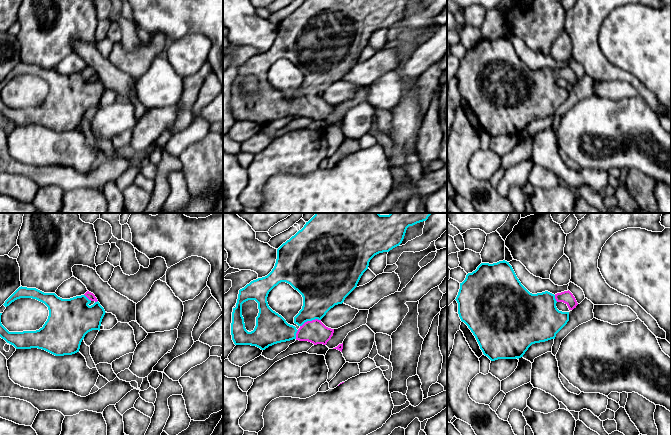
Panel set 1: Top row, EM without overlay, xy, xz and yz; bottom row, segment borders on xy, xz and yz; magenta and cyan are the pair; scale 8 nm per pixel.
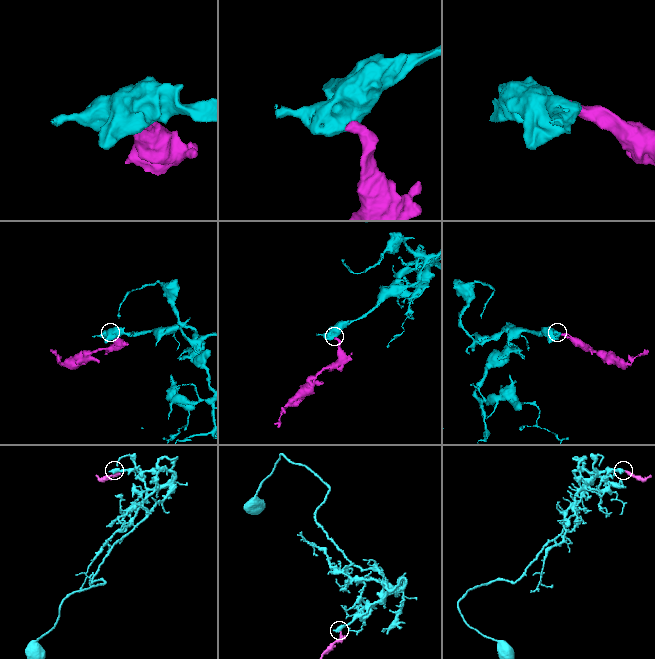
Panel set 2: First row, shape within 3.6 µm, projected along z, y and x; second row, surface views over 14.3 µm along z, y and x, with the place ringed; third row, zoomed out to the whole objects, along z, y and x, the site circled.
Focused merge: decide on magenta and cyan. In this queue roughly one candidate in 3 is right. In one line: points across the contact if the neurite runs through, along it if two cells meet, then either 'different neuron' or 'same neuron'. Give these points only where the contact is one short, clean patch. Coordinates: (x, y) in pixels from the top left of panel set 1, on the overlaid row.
way xz (314, 331), (311, 328), (310, 321), (310, 315), (321, 292); same neuron

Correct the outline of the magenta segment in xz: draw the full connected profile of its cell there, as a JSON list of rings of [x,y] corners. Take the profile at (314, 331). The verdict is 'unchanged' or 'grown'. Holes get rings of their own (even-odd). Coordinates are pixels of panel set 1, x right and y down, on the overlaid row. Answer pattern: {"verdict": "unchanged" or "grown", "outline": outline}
{"verdict": "grown", "outline": [[[315,213],[301,230],[277,249],[272,271],[239,290],[236,307],[232,312],[231,335],[234,344],[256,346],[261,350],[293,339],[326,345],[334,329],[326,327],[321,319],[335,305],[342,304],[357,287],[375,255],[399,246],[407,228],[426,221],[431,214]],[[281,282],[290,284],[303,297],[302,309],[294,317],[294,323],[300,327],[298,330],[268,305],[269,292]],[[248,300],[255,300],[259,309],[256,326],[251,332],[246,330],[242,316],[242,304]]]}

